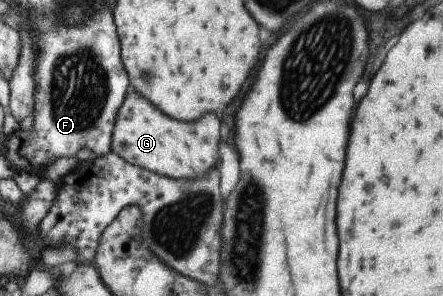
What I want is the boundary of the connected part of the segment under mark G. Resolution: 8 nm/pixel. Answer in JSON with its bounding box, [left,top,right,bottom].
[110,89,221,179]

